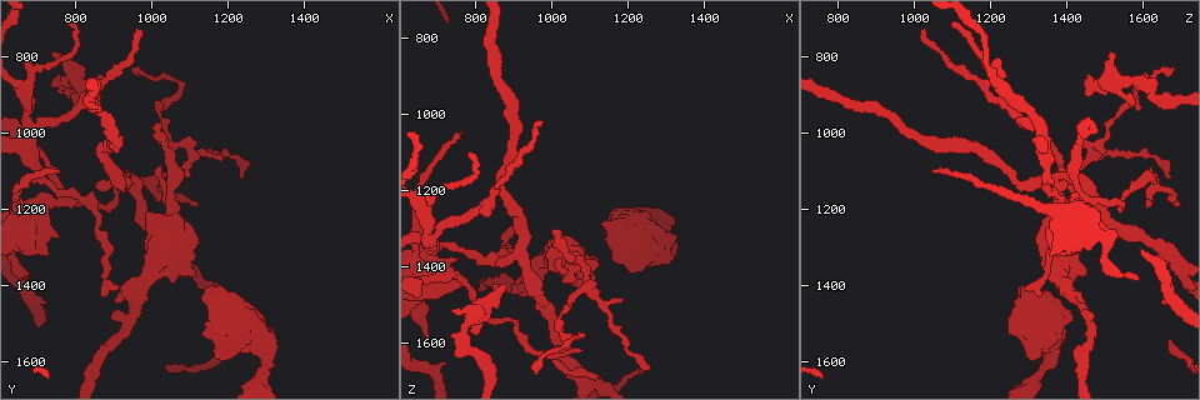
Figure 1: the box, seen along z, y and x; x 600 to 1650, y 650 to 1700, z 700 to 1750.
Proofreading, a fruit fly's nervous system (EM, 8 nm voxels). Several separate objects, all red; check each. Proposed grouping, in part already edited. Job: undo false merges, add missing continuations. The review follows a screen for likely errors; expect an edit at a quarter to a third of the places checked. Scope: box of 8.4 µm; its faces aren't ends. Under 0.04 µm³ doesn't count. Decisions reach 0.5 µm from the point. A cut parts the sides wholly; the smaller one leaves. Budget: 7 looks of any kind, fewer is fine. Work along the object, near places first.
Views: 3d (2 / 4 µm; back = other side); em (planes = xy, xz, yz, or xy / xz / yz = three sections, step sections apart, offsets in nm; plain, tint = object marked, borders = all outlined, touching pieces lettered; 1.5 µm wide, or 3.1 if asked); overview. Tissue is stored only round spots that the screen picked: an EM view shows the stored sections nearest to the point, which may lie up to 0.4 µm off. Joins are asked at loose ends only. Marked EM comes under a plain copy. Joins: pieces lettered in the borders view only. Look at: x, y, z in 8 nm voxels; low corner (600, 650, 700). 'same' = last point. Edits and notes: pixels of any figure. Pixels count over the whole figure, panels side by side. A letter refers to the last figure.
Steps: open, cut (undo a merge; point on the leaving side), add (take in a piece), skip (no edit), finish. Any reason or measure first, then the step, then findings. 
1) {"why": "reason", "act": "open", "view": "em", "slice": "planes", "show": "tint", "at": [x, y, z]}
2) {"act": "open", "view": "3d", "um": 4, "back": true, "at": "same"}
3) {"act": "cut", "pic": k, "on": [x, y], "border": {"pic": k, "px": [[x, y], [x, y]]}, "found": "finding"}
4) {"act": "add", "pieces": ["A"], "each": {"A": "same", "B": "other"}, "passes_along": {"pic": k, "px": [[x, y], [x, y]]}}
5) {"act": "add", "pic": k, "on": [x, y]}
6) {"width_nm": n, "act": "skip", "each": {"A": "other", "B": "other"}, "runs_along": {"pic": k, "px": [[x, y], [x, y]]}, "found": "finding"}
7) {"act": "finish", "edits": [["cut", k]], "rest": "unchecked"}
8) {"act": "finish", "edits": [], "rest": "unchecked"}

{"act": "open", "view": "em", "slice": "planes", "show": "borders", "at": [960, 730, 1015]}

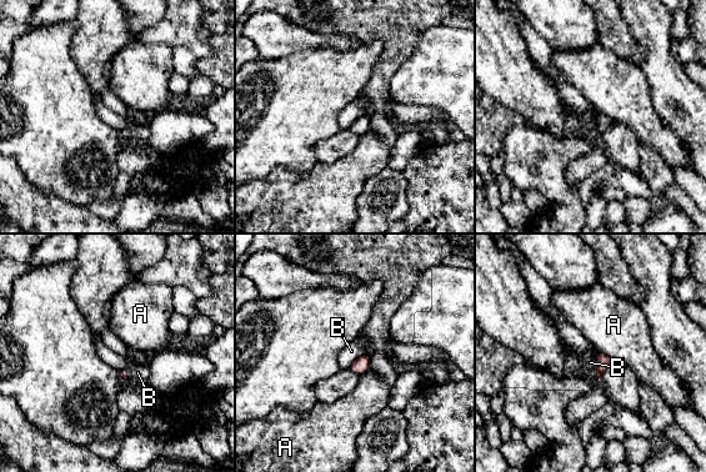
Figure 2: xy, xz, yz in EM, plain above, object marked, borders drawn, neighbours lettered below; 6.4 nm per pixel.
{"act": "skip", "each": {"A": "other", "B": "other"}, "border": {"pic": 2, "px": [[369, 352], [359, 356], [348, 367]]}, "found": "no lettered piece goes on from it"}

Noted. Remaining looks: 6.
{"why": "long arm stops here", "act": "open", "view": "3d", "um": 2, "at": [750, 1105, 1055]}

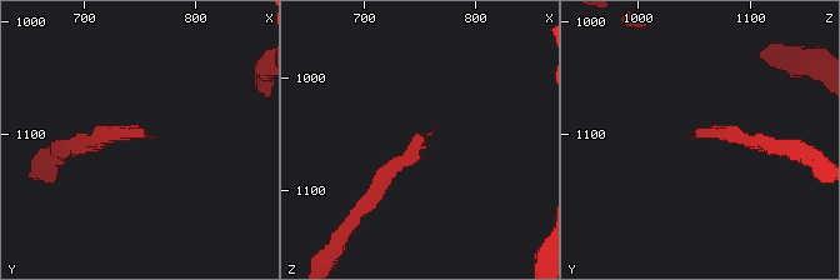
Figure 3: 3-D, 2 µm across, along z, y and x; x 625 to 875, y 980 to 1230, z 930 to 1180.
{"act": "open", "view": "em", "slice": "planes", "show": "borders", "at": [752, 1102, 1052]}

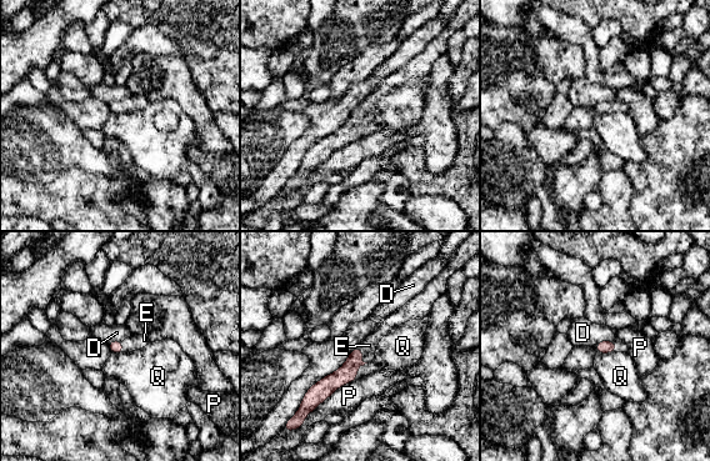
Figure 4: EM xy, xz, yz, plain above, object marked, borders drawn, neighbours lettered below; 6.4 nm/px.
{"longest_contact_nm": ["P", 420], "act": "add", "pic": 4, "on": [369, 345], "each": {"D": "other", "E": "same", "P": "other", "Q": "other"}, "passes_along": {"pic": 4, "px": [[348, 372], [363, 354], [369, 345]]}, "found": "the neuron continues"}

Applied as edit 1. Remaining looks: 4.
{"why": "branch stops here", "act": "open", "view": "em", "slice": "planes", "show": "borders", "at": [805, 935, 1570]}

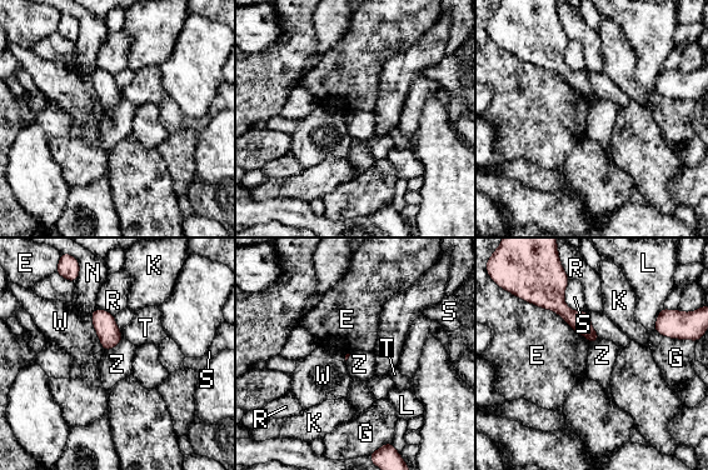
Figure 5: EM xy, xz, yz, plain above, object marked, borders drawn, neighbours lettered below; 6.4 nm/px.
{"act": "skip", "each": {"E": "other", "G": "other", "K": "other", "L": "other", "N": "other", "R": "other", "S": "other", "T": "other", "W": "other", "Z": "other"}, "border": {"pic": 5, "px": [[123, 338], [105, 351]]}, "found": "no lettered piece goes on from it"}

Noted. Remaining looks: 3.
{"act": "finish", "edits": [["add", 4]], "rest": "unchecked"}

